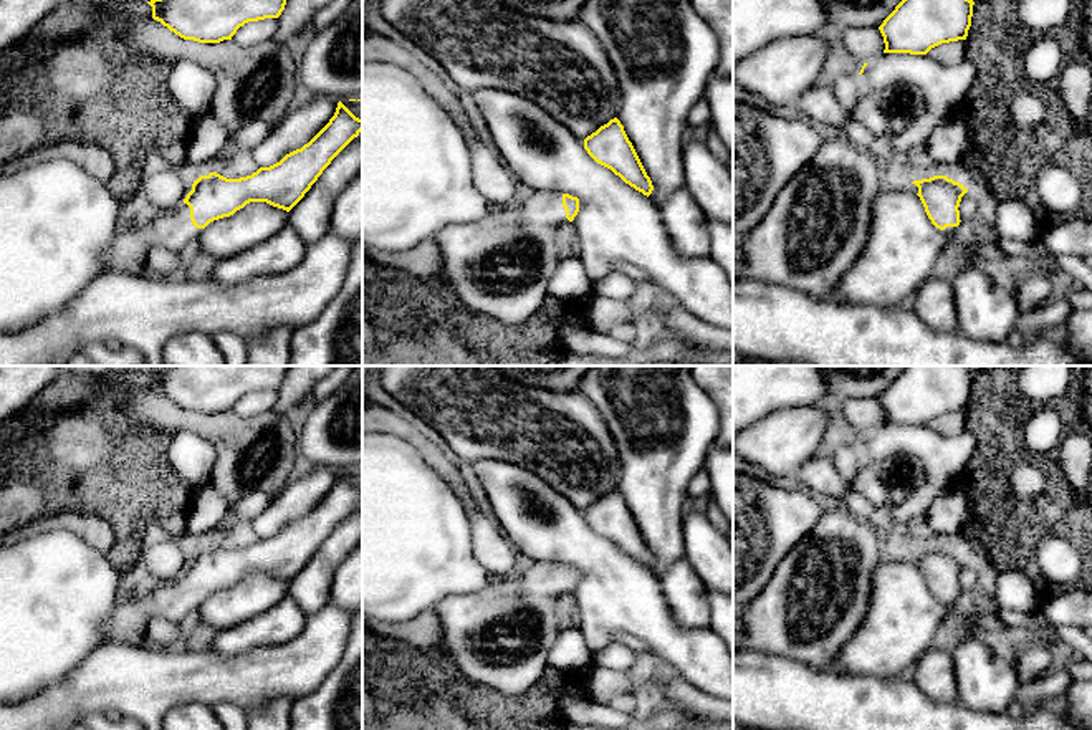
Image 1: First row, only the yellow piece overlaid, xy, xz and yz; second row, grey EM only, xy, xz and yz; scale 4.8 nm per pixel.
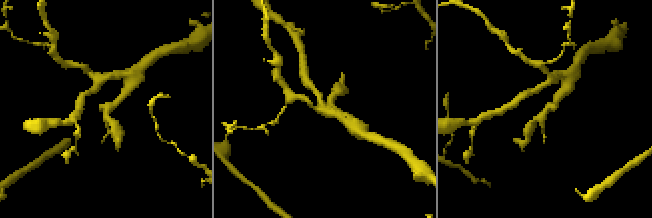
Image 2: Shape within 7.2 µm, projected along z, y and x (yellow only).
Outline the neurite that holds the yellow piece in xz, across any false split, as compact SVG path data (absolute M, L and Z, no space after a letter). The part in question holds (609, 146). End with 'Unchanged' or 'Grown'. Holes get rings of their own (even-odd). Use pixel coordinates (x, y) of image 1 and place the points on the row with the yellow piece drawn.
M617 118L587 136L584 149L597 164L611 169L635 190L647 197L652 194L652 180Z. Unchanged

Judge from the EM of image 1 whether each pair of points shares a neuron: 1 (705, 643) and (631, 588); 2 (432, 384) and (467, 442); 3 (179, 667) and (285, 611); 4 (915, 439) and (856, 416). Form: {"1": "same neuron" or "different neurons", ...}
{"1": "same neuron", "2": "same neuron", "3": "different neurons", "4": "different neurons"}

